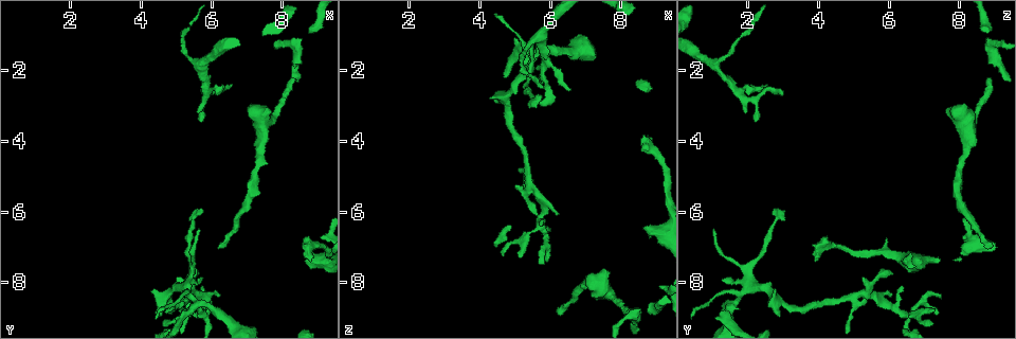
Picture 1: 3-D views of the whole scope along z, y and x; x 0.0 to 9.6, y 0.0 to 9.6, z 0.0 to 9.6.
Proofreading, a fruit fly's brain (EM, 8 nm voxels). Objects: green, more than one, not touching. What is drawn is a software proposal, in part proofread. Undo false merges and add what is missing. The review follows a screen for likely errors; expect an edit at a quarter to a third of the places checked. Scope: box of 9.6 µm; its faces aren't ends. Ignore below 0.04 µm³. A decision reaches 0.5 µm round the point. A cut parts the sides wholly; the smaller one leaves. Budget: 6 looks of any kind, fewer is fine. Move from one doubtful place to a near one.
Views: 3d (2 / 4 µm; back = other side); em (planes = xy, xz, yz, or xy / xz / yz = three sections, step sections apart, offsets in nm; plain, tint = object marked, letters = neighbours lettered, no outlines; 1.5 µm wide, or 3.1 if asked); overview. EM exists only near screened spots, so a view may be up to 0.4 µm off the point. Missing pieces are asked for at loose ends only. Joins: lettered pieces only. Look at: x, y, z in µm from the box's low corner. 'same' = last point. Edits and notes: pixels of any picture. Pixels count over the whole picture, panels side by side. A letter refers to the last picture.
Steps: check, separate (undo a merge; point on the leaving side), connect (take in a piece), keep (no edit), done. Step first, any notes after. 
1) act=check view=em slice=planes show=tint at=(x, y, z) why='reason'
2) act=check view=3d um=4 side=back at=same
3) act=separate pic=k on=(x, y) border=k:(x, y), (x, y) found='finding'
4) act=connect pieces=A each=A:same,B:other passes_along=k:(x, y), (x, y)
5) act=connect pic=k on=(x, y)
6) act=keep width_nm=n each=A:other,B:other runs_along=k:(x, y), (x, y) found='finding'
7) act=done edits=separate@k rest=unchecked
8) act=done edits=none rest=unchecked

act=check view=em slice=xy step=8 show=tint at=(8.60, 7.45, 6.40) why='free end'

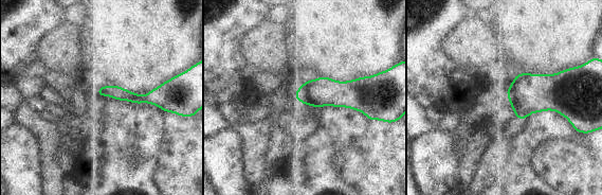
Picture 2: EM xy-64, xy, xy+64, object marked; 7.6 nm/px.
act=check view=em slice=planes show=letters at=same why='another direction'

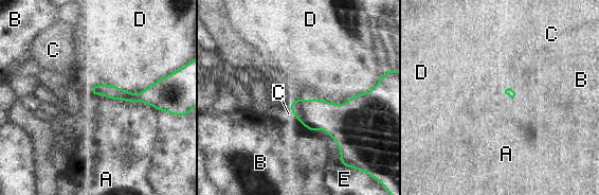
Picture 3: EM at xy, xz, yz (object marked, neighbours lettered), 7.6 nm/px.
act=keep each=A:other,B:other,C:other,D:other,E:other runs_along=3:(93, 90), (109, 90), (142, 99) found='none of them fits'

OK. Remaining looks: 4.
act=check view=3d um=4 side=back at=(5.75, 6.45, 1.10) why='an open end'

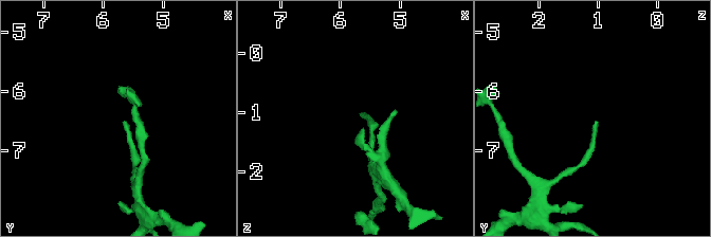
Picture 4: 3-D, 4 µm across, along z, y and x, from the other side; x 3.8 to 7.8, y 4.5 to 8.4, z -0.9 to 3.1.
act=check view=em slice=planes show=letters at=(5.70, 6.50, 1.05)

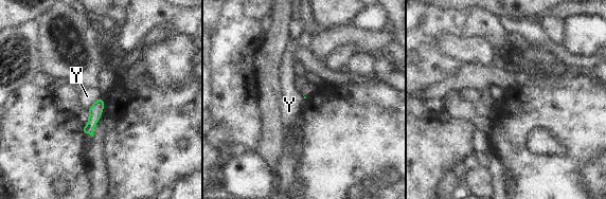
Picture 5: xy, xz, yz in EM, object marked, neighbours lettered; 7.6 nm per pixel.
act=keep each=Y:other found='none of them fits'

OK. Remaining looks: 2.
act=check view=em slice=xy step=8 show=tint at=(5.65, 2.55, 2.90) why='branch stops here'

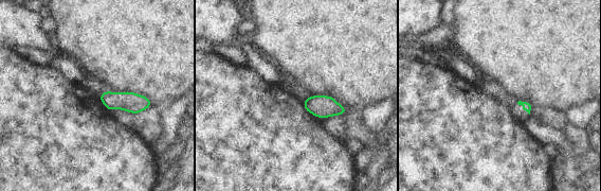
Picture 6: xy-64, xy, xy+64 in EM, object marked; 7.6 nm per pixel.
act=check view=em slice=planes show=letters at=same why='cut it another way'

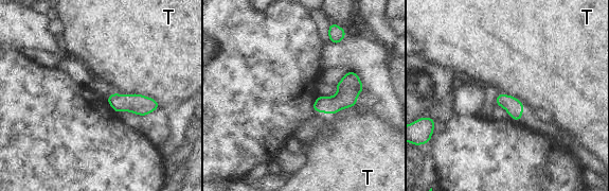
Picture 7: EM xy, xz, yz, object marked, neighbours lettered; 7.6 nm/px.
act=keep each=T:other border=7:(115, 92), (145, 94), (161, 106) found='none of them fits'

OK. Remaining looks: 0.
act=done edits=none rest=unchecked

